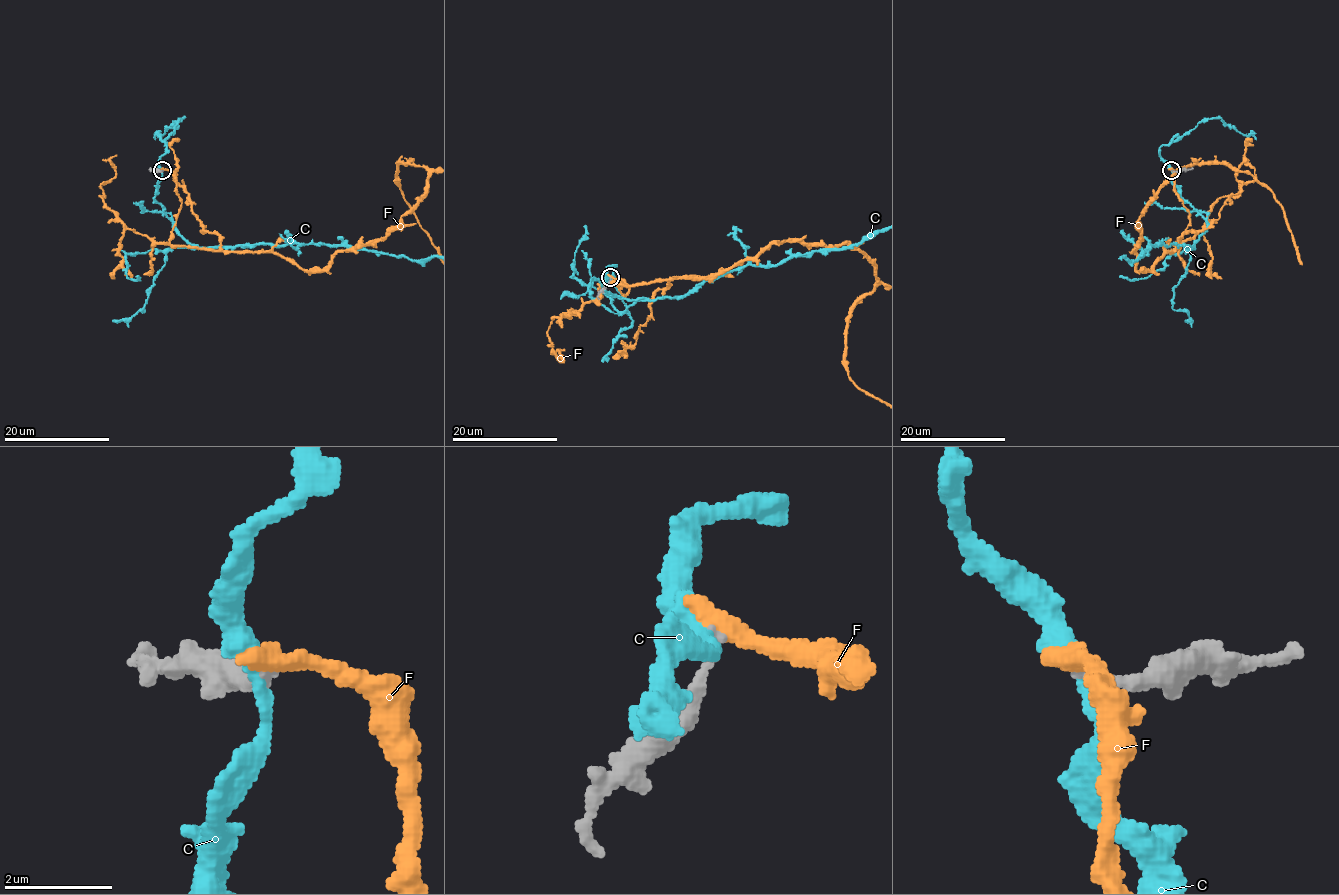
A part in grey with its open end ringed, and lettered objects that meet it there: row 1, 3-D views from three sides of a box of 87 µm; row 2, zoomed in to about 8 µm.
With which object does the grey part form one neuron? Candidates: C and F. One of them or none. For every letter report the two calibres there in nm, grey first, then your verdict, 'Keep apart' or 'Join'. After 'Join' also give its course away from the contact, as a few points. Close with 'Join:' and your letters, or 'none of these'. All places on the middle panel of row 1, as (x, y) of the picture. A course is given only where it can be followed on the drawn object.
C: Thickness 240 nm (grey) against 280 nm. Keep apart
F: Thickness 200 nm (grey) against 480 nm. Keep apart
Join: none of these

